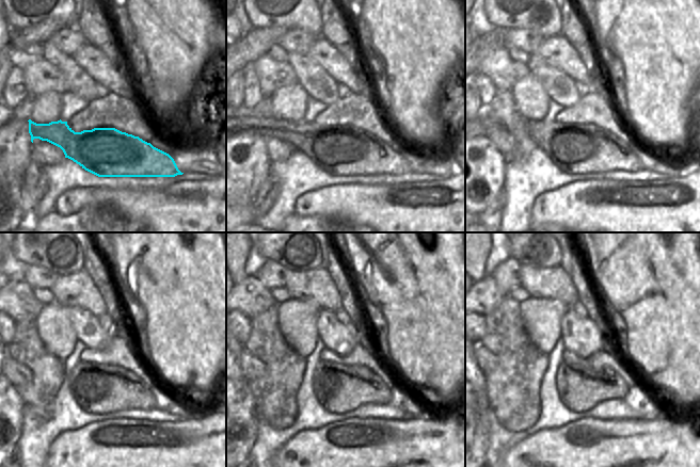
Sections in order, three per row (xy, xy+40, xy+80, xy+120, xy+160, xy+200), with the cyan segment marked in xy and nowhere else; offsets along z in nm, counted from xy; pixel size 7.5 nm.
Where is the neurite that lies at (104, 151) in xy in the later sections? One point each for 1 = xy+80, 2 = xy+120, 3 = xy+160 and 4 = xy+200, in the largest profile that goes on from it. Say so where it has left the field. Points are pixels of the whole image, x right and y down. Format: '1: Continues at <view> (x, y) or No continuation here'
1: Continues at xy+80 (575, 148)
2: Continues at xy+120 (97, 388)
3: Continues at xy+160 (339, 388)
4: Continues at xy+200 (579, 389)

